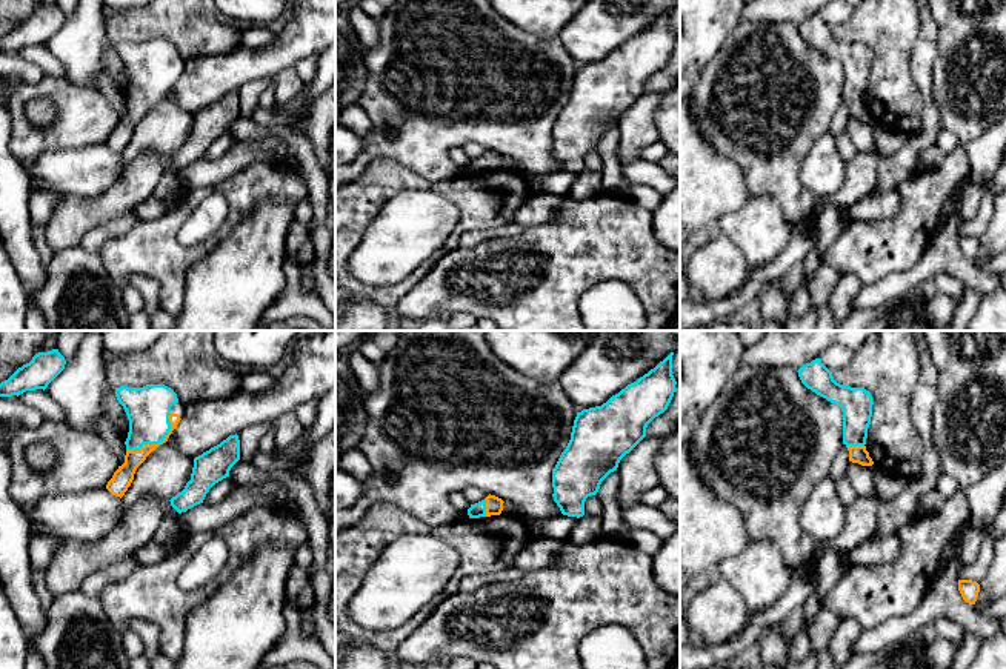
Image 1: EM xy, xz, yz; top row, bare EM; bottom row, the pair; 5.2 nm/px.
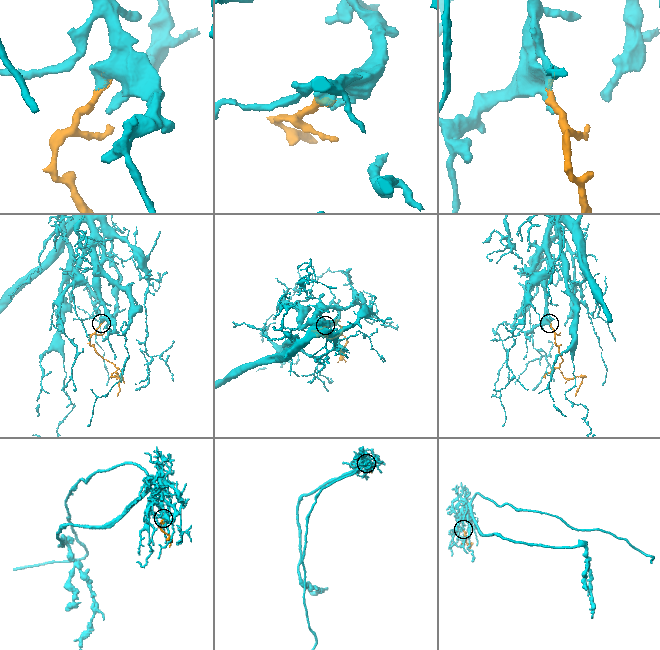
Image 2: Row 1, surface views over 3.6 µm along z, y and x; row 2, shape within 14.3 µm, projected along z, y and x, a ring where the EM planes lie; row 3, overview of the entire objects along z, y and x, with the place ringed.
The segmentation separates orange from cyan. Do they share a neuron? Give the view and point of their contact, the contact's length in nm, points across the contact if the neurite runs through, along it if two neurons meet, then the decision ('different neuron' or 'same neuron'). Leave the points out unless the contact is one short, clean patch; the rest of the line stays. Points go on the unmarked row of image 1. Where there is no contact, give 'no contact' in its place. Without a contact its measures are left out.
meets orange in xy at (159, 99); contact 320 nm long; runs through xy (123, 131), (149, 99), (159, 99), (149, 89), (148, 63); same neuron

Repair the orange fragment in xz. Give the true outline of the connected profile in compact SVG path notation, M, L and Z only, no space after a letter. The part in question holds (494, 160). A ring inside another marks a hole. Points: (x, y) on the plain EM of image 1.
M489 149L485 155L471 160L468 171L469 174L500 171L503 166L503 158L505 157L501 154Z

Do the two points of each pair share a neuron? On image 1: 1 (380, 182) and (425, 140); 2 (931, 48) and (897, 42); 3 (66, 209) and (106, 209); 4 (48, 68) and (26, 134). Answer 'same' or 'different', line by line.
1: different
2: different
3: same
4: different

